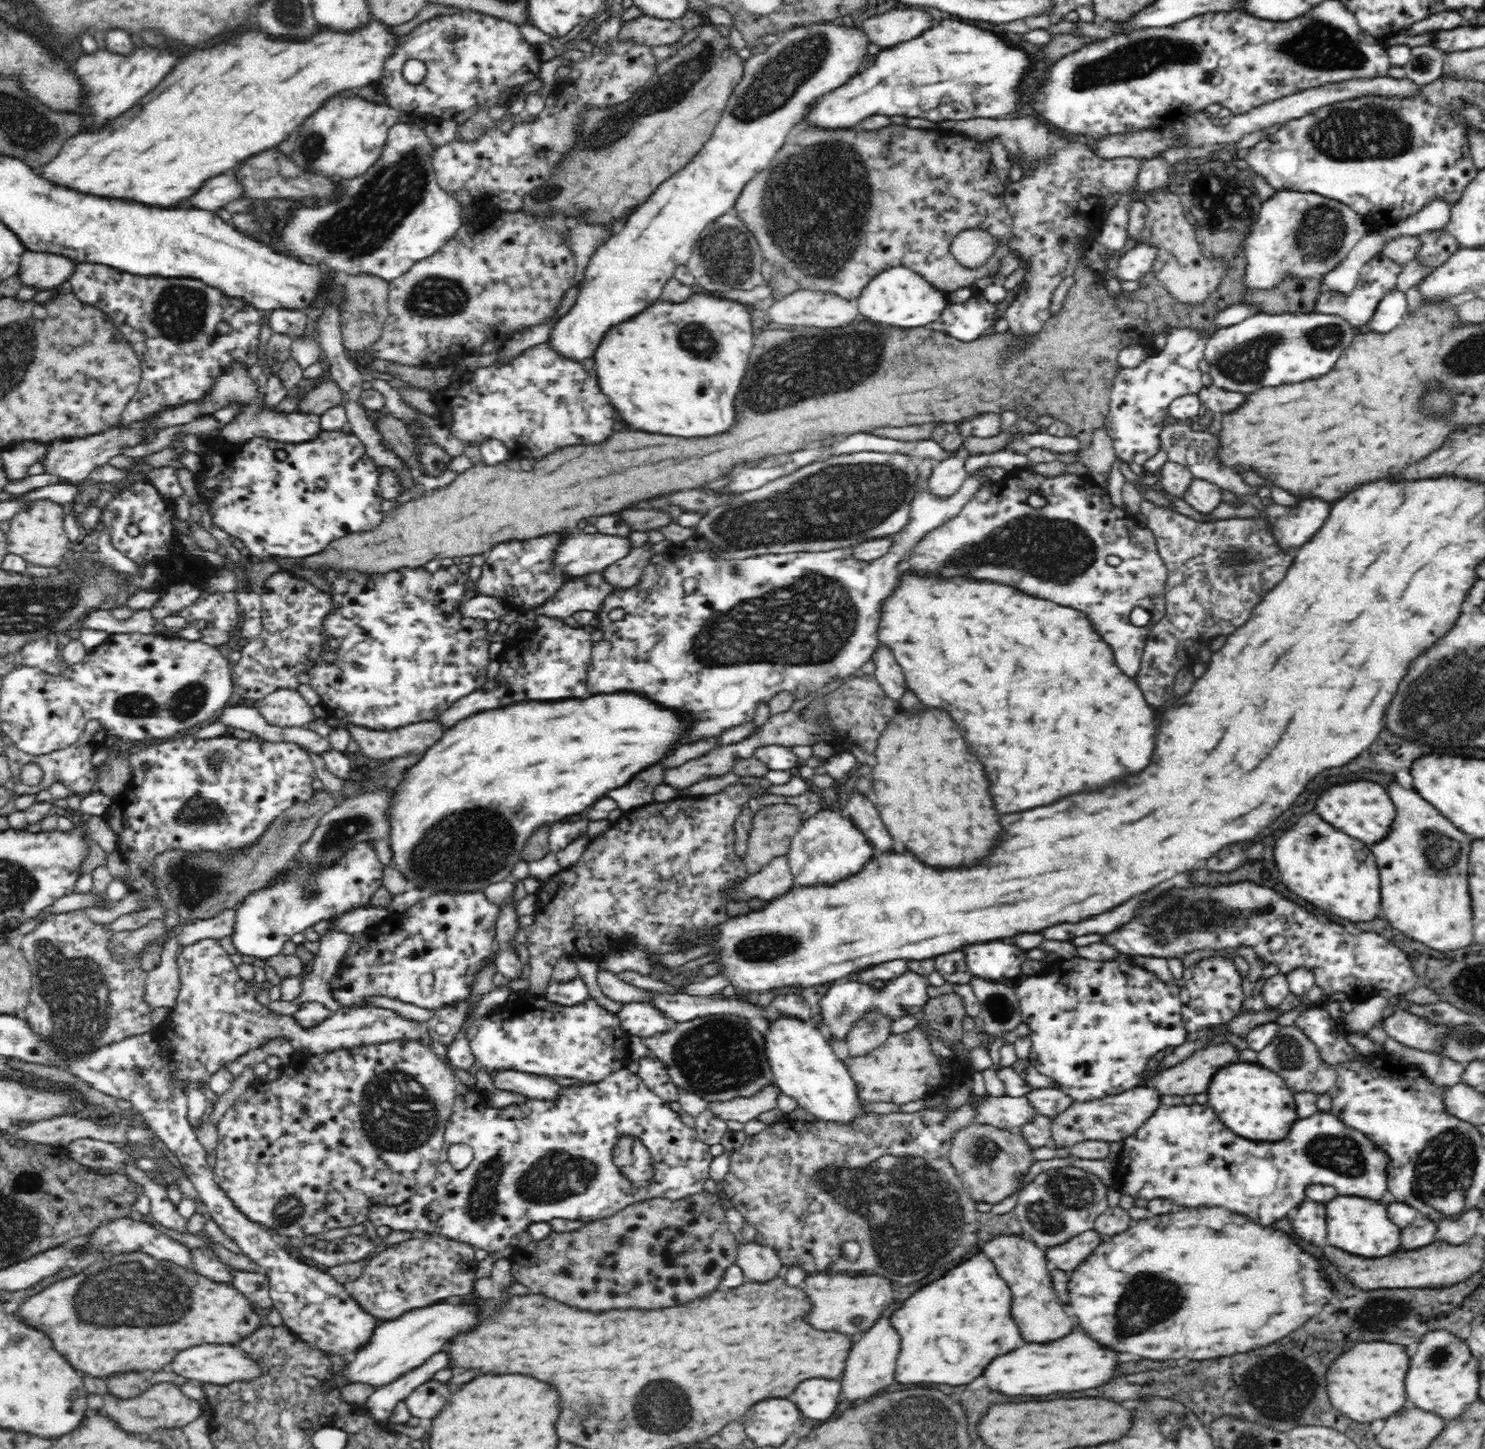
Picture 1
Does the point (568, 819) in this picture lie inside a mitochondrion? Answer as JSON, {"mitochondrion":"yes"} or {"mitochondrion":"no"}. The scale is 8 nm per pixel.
{"mitochondrion":"no"}

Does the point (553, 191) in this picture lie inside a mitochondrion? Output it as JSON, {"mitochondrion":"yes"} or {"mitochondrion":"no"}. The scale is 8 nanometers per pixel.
{"mitochondrion":"yes"}

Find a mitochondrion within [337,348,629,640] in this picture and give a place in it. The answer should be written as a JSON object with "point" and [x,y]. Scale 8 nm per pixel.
{"point":[592,584]}

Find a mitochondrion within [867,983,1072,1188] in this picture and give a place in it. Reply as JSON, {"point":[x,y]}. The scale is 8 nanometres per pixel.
{"point":[1000,1009]}

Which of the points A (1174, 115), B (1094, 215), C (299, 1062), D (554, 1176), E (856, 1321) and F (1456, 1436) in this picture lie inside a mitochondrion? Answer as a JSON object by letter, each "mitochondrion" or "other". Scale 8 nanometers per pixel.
{"A":"other","B":"other","C":"other","D":"mitochondrion","E":"mitochondrion","F":"other"}

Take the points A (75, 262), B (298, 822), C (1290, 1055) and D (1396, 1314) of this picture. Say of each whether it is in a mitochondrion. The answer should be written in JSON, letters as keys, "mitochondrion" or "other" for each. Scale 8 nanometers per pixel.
{"A":"other","B":"mitochondrion","C":"mitochondrion","D":"mitochondrion"}

